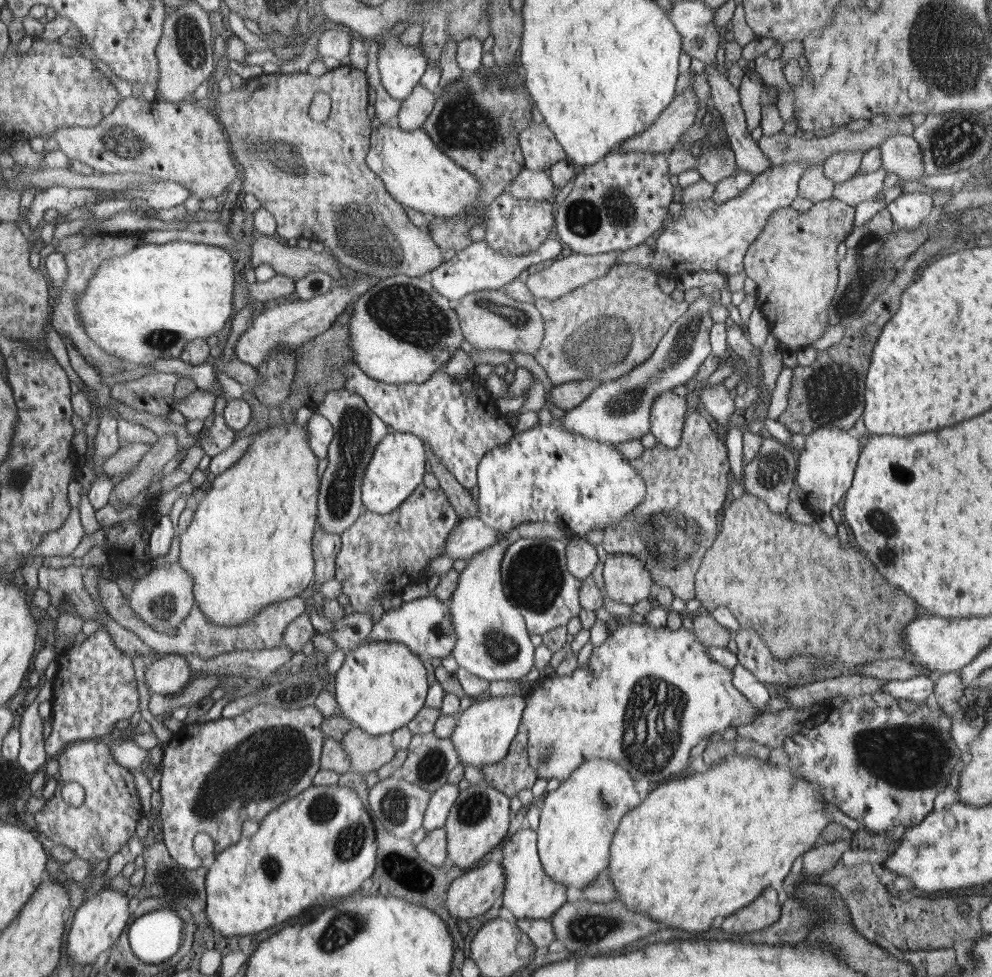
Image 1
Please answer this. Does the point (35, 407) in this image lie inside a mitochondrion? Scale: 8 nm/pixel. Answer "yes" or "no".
no

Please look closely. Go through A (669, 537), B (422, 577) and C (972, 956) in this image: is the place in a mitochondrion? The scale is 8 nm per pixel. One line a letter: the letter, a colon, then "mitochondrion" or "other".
A: mitochondrion
B: other
C: other

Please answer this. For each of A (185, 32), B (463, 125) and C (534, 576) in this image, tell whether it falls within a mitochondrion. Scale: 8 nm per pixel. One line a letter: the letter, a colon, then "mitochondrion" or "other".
A: mitochondrion
B: mitochondrion
C: mitochondrion

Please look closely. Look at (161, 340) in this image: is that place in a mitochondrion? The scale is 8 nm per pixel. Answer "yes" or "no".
yes

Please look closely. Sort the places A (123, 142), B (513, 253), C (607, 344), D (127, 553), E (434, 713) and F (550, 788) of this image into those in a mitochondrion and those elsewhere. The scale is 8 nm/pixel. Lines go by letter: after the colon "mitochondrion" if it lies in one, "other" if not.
A: mitochondrion
B: other
C: mitochondrion
D: other
E: other
F: other

